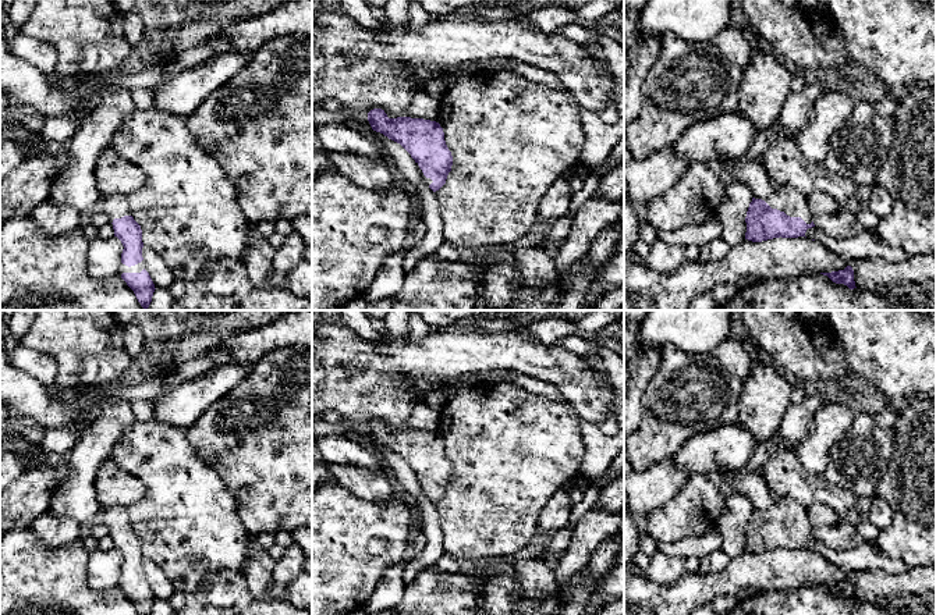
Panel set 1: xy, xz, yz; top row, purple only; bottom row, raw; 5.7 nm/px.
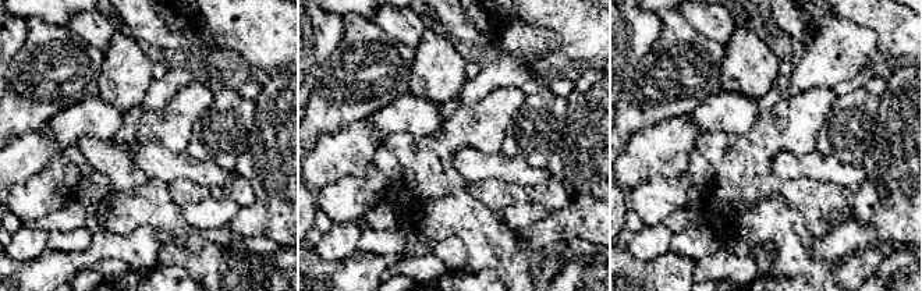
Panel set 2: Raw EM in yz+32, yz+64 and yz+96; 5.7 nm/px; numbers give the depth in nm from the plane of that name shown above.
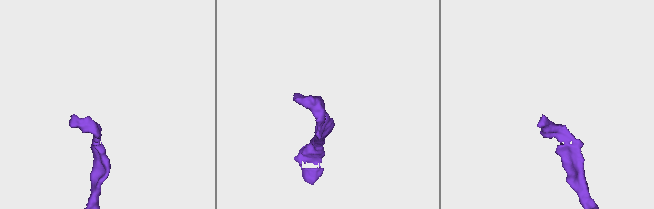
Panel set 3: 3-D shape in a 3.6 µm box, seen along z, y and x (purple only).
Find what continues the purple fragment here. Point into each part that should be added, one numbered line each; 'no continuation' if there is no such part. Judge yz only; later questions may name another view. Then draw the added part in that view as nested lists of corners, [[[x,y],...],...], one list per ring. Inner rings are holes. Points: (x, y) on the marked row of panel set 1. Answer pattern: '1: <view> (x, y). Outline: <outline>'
1: yz (786, 199). Outline: [[[793,186],[780,188],[767,199],[763,199],[772,209],[784,211],[790,217],[801,217],[806,224],[812,223],[808,200]]]

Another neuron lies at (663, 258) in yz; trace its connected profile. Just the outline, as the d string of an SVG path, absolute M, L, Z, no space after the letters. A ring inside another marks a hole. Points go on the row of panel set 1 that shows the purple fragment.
M657 239L642 263L656 273L671 273L687 260L687 246Z

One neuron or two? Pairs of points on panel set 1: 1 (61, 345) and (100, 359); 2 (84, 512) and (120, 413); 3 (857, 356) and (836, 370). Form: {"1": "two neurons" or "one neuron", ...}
{"1": "one neuron", "2": "one neuron", "3": "two neurons"}

